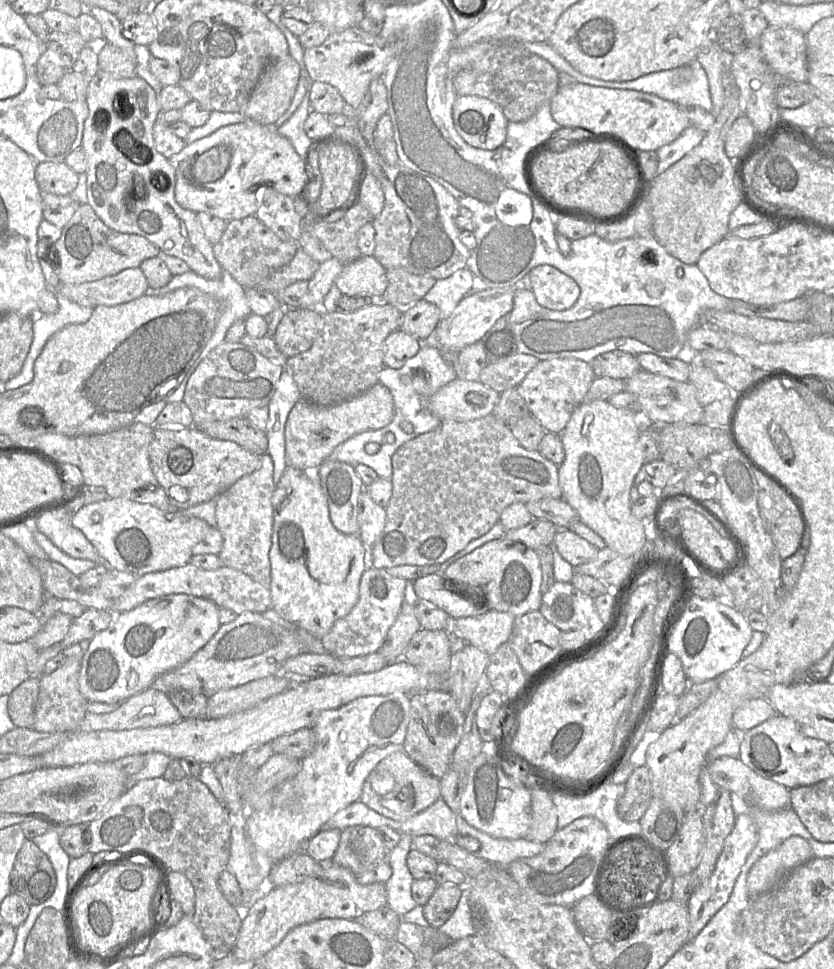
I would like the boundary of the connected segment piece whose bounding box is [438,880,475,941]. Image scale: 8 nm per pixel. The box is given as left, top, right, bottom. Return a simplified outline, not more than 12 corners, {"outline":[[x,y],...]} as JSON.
{"outline":[[468,880],[451,917],[438,929],[451,941],[475,933]]}

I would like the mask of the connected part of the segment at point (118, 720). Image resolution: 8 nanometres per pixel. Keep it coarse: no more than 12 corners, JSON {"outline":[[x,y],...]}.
{"outline":[[150,687],[110,713],[87,713],[79,730],[153,728],[182,719]]}

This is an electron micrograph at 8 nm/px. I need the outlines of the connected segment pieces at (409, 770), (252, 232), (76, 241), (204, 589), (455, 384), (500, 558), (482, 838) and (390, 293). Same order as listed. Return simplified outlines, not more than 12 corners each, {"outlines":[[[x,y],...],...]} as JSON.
{"outlines":[[[397,751],[359,800],[403,821],[439,798],[439,779]],[[256,215],[213,247],[223,271],[257,288],[299,249]],[[80,205],[52,244],[58,277],[81,284],[162,255]],[[222,566],[144,574],[113,614],[171,594],[212,601],[237,615],[272,608],[269,589]],[[459,376],[430,396],[440,420],[491,414],[499,392]],[[486,542],[444,573],[514,617],[539,610],[539,558]],[[456,813],[460,835],[479,841],[474,854],[494,866],[537,856],[543,843],[492,837]],[[386,269],[381,302],[406,309],[423,299],[436,279]]]}

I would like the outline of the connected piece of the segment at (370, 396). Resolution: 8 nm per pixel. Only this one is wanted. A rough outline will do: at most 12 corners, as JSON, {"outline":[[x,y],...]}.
{"outline":[[377,382],[331,406],[300,398],[285,424],[287,465],[318,469],[350,437],[387,426]]}

